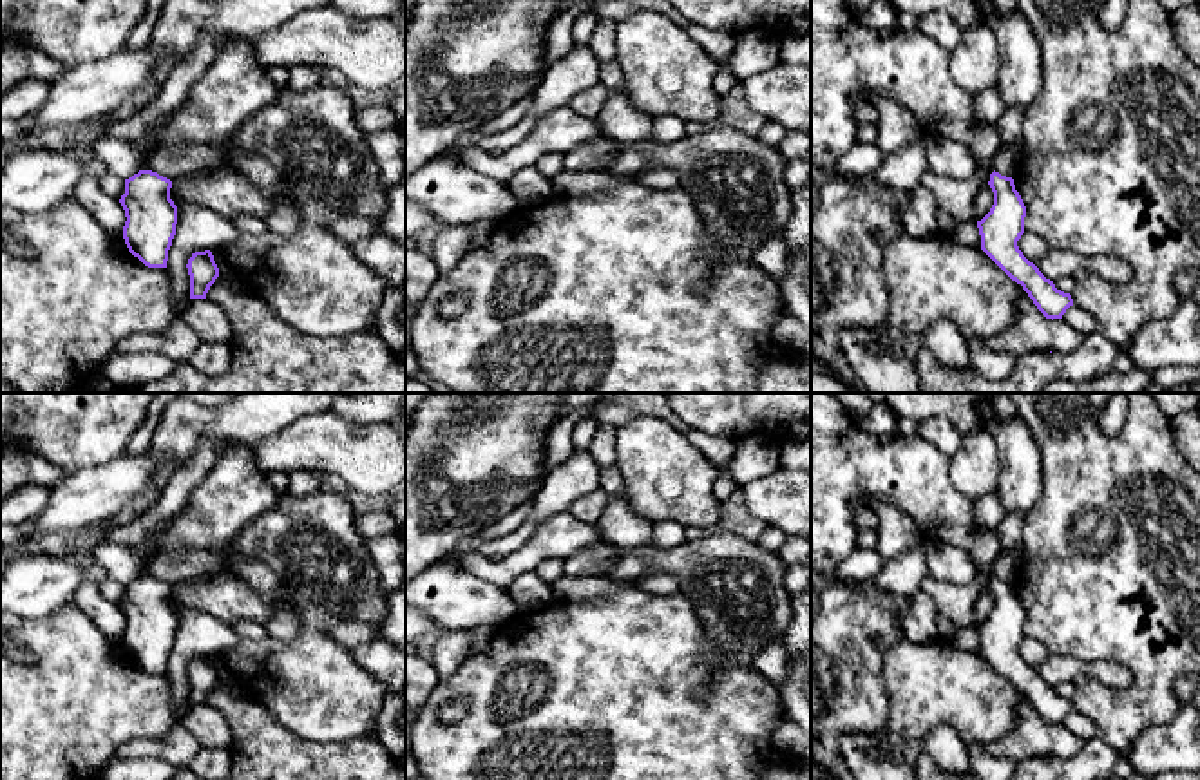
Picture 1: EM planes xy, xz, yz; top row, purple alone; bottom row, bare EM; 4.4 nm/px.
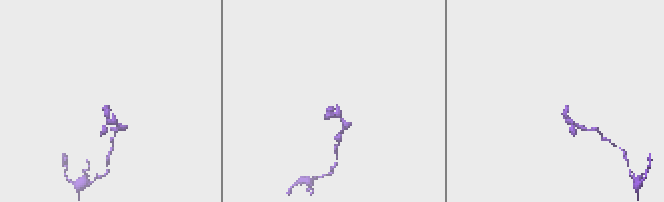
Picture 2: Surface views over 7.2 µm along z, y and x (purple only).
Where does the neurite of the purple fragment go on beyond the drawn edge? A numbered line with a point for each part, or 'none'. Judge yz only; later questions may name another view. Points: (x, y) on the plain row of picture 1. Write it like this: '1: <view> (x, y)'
1: yz (954, 603)

